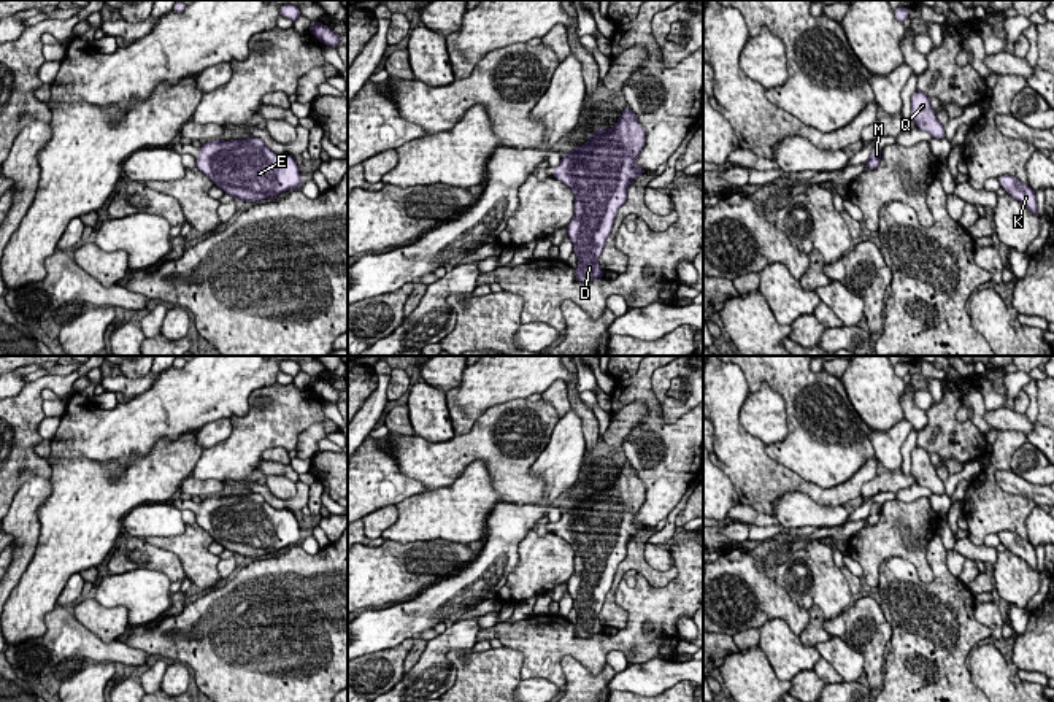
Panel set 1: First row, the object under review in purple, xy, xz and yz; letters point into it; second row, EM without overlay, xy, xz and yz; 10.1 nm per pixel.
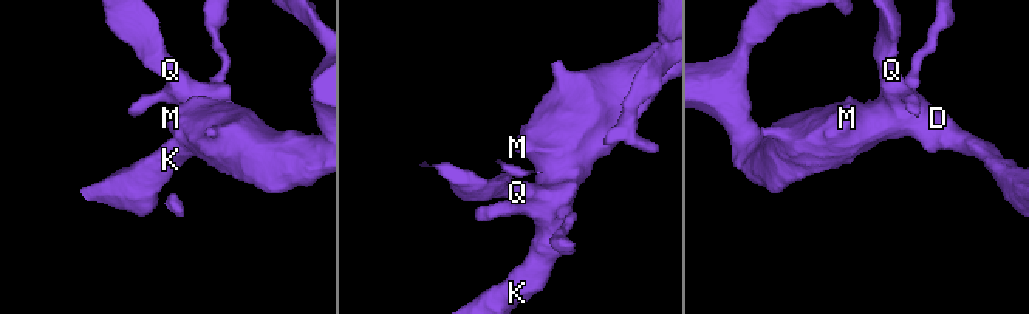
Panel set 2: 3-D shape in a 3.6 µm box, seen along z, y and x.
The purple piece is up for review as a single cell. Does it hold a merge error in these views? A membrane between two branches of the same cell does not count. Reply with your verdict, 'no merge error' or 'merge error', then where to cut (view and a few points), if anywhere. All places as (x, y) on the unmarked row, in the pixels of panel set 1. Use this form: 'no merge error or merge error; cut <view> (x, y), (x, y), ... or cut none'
no merge error; cut none

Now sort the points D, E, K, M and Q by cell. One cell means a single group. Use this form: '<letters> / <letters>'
D E K M Q

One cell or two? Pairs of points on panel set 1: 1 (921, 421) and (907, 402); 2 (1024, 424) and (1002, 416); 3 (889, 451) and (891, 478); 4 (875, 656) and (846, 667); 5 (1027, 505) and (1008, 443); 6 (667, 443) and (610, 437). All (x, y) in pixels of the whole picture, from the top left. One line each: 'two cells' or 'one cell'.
1: one cell
2: one cell
3: two cells
4: two cells
5: one cell
6: two cells

